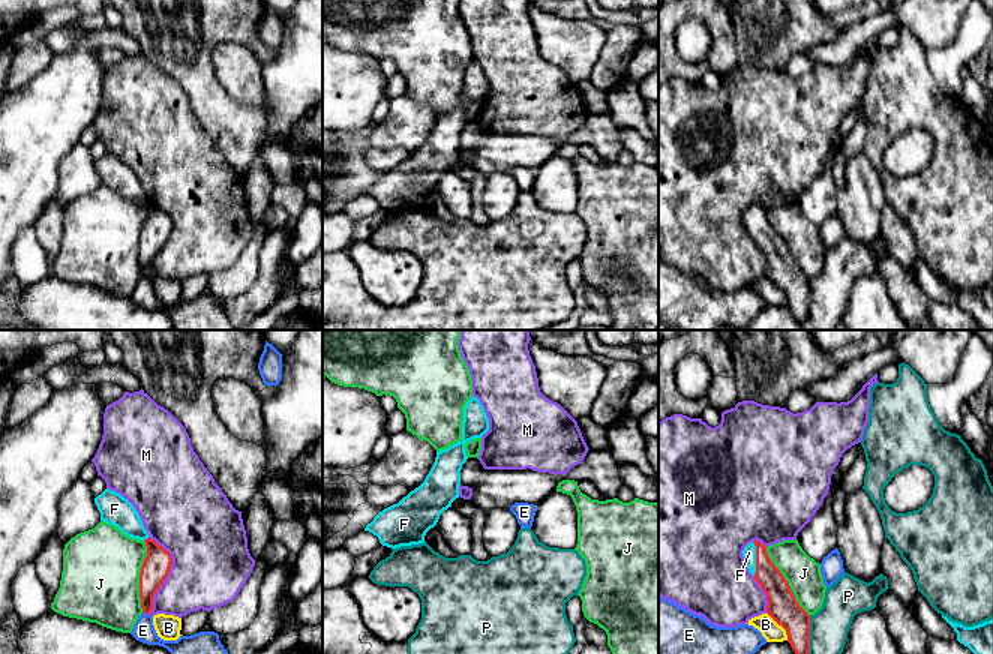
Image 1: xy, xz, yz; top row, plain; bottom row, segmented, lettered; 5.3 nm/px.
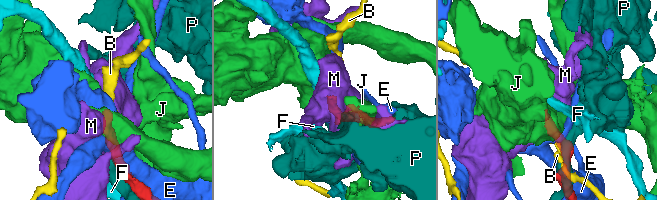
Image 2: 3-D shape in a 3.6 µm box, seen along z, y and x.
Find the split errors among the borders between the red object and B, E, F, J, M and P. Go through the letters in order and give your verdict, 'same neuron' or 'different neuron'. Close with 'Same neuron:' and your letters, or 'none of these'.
B: different neuron
E: different neuron
F: same neuron
J: different neuron
M: different neuron
P: different neuron
Same neuron: F

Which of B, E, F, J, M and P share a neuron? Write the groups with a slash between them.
B / E / F / J / M / P

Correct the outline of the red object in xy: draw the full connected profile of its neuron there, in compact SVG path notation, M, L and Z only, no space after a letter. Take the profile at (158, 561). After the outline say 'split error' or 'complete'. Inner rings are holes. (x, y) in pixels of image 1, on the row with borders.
M105 489L94 498L100 520L117 526L123 534L142 540L147 546L140 573L140 598L144 614L152 612L153 597L166 579L172 558L168 550L150 538L135 507L120 494Z; split error

